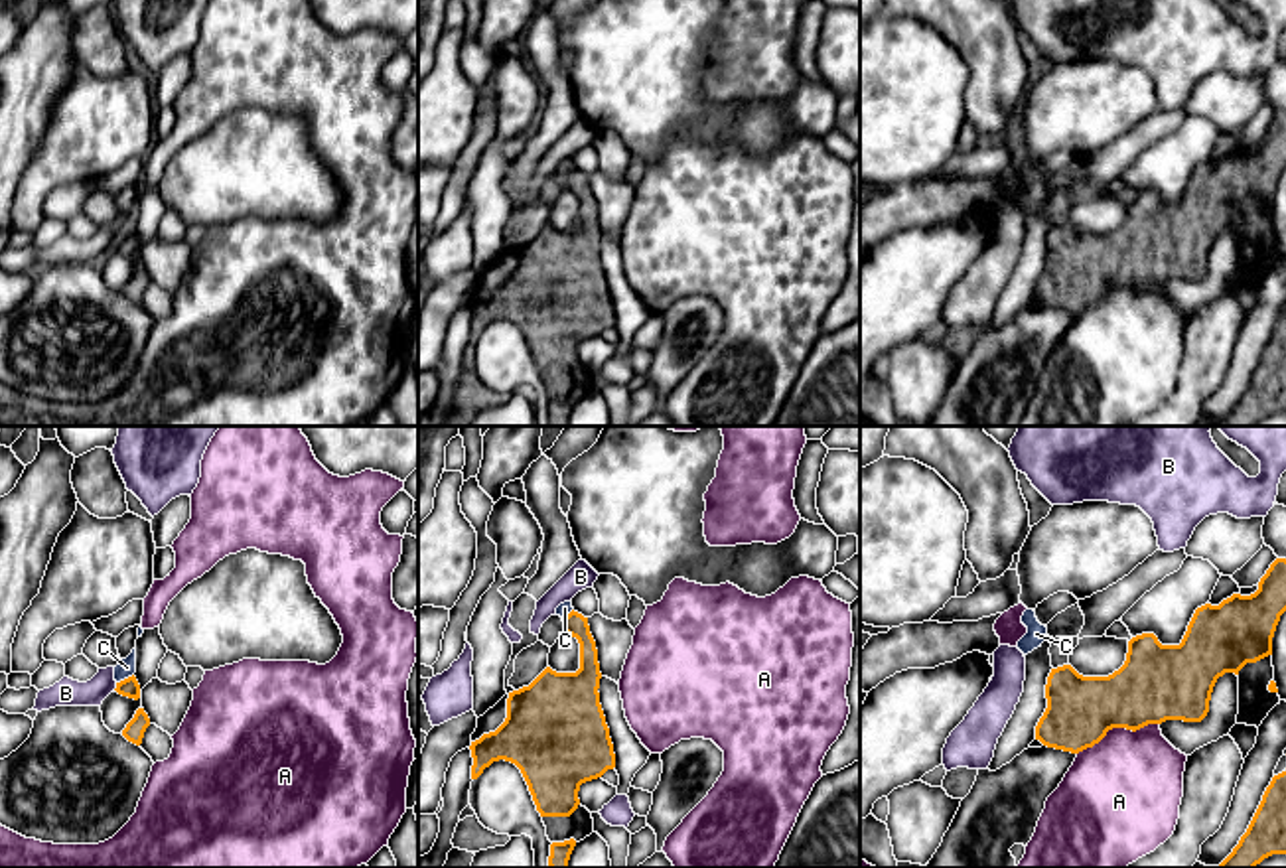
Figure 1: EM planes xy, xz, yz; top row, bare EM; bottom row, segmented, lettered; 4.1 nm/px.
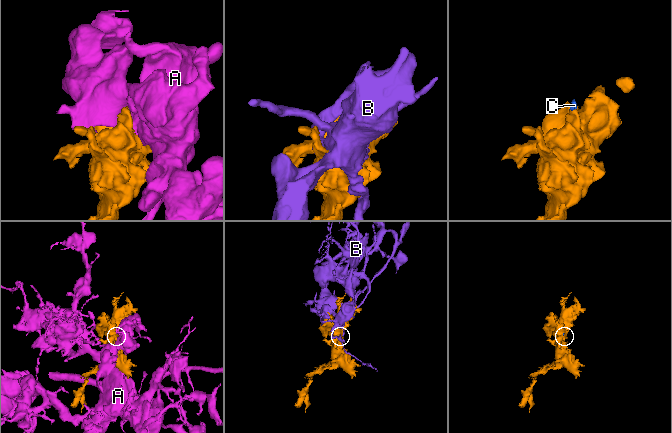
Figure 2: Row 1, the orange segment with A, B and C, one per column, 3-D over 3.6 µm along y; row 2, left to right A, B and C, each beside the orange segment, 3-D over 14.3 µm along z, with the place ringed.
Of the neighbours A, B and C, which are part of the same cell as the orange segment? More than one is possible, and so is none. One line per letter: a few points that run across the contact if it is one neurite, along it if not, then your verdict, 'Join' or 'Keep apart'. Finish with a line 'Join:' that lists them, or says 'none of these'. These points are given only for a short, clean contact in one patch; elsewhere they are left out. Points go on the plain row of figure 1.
A: Keep apart
B: Keep apart
C: Line: xy (129, 245), (125, 237), (127, 225). Join
Join: C

